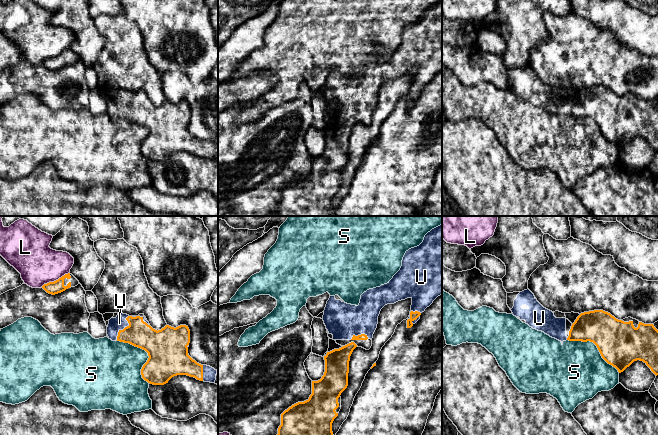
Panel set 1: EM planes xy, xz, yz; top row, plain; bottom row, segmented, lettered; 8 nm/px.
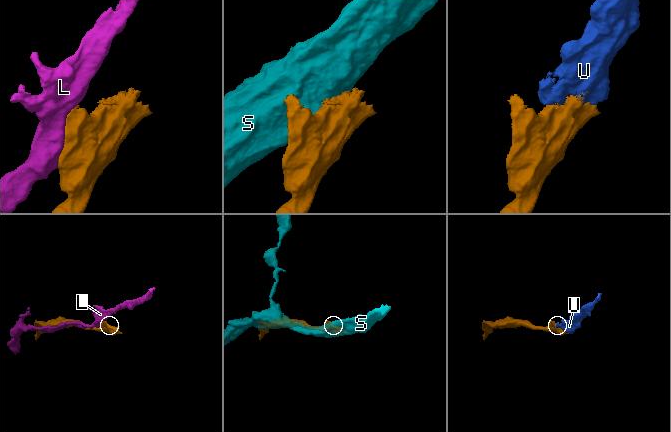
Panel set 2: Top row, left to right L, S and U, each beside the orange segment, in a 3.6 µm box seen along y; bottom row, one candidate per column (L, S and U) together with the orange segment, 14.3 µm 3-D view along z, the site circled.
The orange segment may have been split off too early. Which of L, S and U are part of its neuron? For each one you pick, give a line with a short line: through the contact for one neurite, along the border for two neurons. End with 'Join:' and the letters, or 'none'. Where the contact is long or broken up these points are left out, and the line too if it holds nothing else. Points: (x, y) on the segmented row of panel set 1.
Join: U

